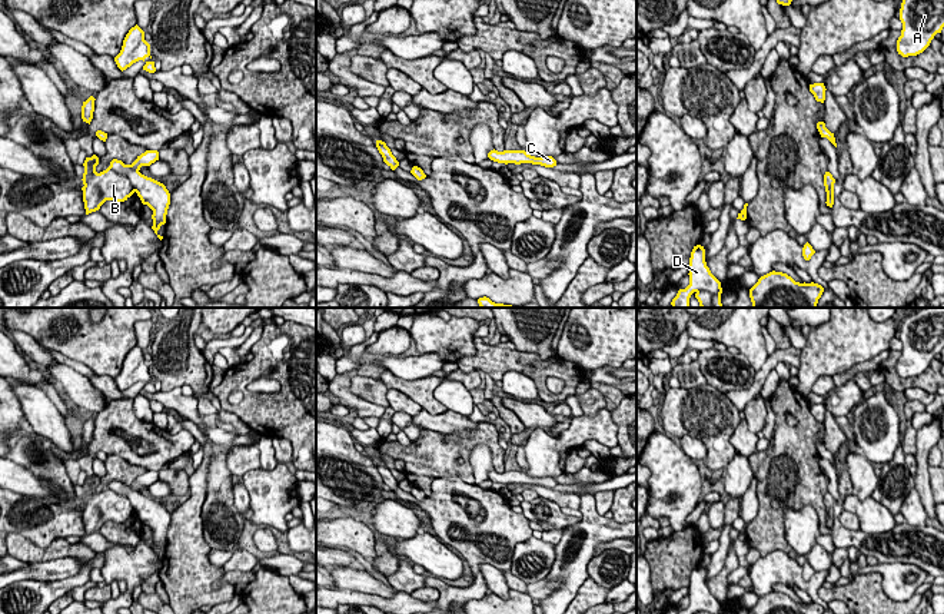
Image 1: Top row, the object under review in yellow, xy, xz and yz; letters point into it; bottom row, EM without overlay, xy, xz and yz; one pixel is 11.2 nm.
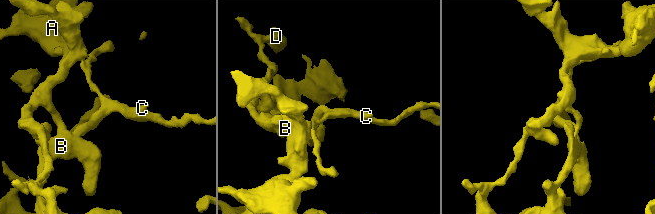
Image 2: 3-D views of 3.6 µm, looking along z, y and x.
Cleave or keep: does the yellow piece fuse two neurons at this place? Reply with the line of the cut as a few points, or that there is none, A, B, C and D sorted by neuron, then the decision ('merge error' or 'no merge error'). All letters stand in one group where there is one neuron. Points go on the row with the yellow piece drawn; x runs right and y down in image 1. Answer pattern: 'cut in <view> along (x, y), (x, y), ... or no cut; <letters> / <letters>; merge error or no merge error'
cut in yz along (697, 291), (707, 291), (711, 295), (713, 305); A D / B C; merge error

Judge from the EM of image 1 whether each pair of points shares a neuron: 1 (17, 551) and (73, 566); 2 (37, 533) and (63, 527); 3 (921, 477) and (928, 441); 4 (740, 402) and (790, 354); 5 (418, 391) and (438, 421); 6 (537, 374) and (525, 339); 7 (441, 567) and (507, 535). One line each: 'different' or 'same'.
1: different
2: same
3: same
4: same
5: different
6: different
7: different

